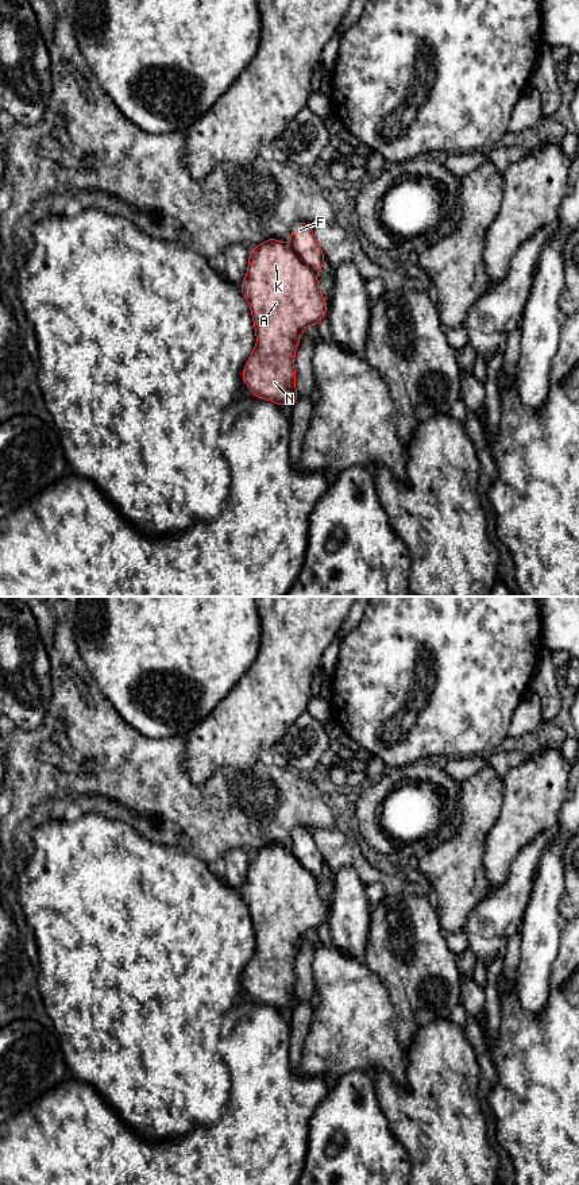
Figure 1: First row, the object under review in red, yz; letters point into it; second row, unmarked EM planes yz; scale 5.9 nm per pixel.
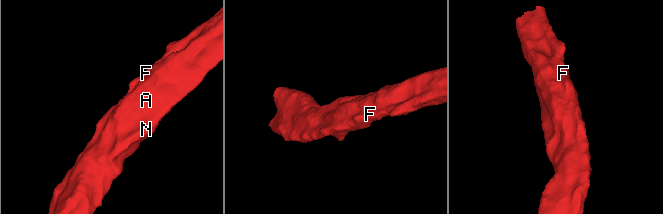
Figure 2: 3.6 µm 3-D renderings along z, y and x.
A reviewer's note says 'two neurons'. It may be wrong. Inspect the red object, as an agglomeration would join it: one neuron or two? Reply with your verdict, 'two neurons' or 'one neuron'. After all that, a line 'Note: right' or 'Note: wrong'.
two neurons
Note: right

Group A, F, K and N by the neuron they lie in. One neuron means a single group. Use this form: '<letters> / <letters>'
A K N / F

